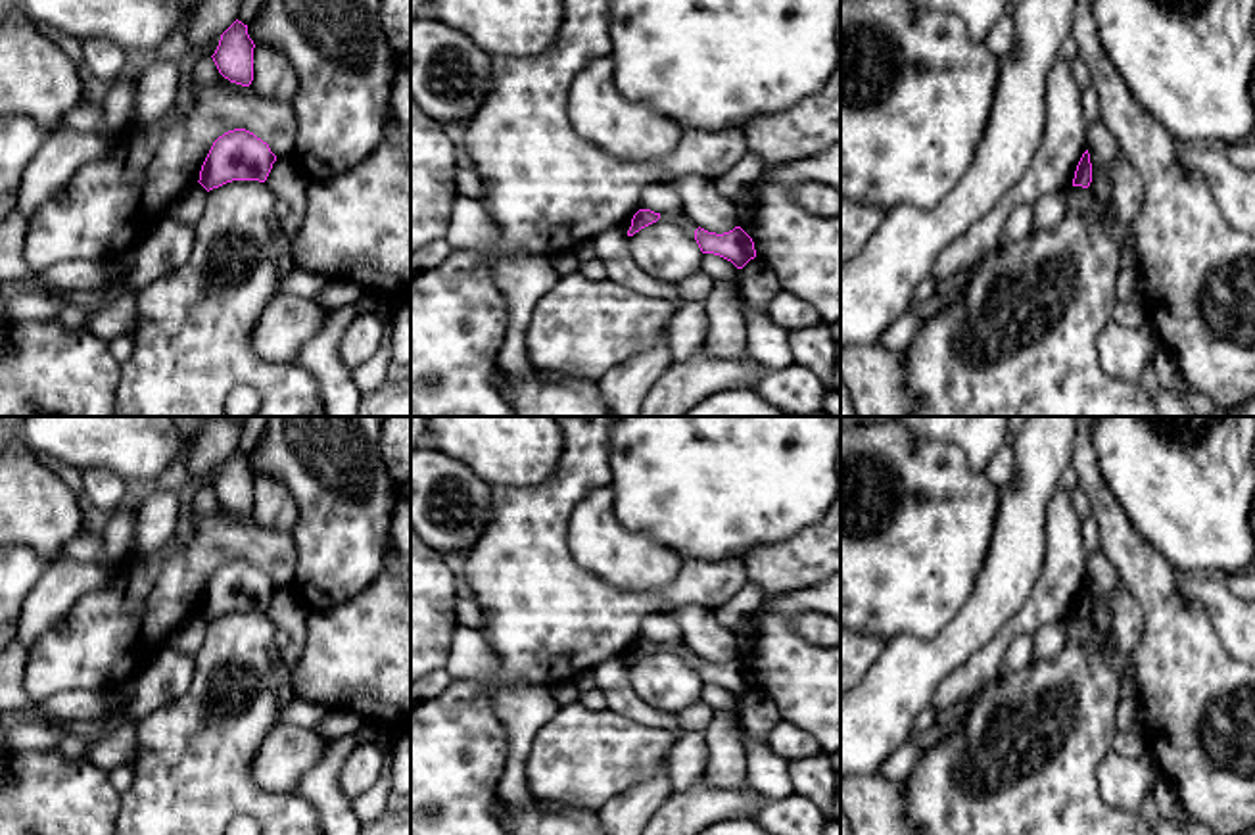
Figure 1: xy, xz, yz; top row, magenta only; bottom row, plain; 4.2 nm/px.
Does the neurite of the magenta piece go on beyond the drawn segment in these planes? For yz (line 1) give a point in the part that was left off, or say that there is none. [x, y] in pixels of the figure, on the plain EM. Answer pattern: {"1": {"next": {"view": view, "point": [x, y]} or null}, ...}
{"1": {"next": null}}

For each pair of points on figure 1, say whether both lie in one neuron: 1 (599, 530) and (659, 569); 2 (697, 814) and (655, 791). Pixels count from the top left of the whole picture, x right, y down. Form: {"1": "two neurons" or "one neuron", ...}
{"1": "one neuron", "2": "two neurons"}

